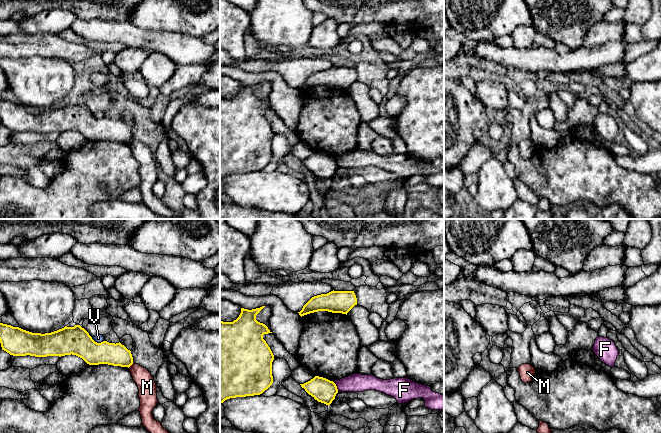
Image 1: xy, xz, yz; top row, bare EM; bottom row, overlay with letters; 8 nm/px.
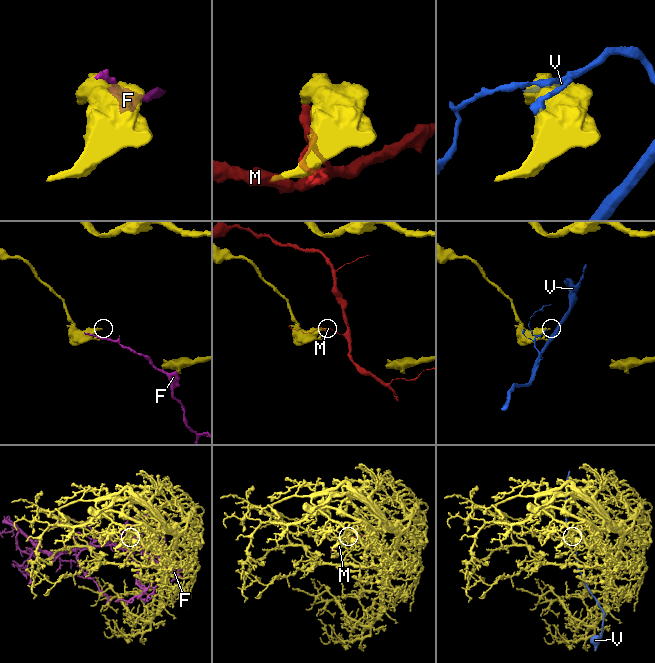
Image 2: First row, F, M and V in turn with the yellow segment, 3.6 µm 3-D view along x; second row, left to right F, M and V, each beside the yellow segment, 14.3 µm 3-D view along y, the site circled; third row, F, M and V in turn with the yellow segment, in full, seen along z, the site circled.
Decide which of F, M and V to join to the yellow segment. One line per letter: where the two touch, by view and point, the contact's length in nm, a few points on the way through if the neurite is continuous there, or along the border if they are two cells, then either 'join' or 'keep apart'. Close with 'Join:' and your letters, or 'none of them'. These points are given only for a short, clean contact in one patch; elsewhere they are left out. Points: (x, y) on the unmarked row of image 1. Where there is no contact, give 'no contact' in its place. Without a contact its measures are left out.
F: contact xz (336, 162); length 90 nm; keep apart
M: contact xy (130, 141); length 50 nm; keep apart
V: contact xy (98, 119); length 120 nm; keep apart
Join: none of them

